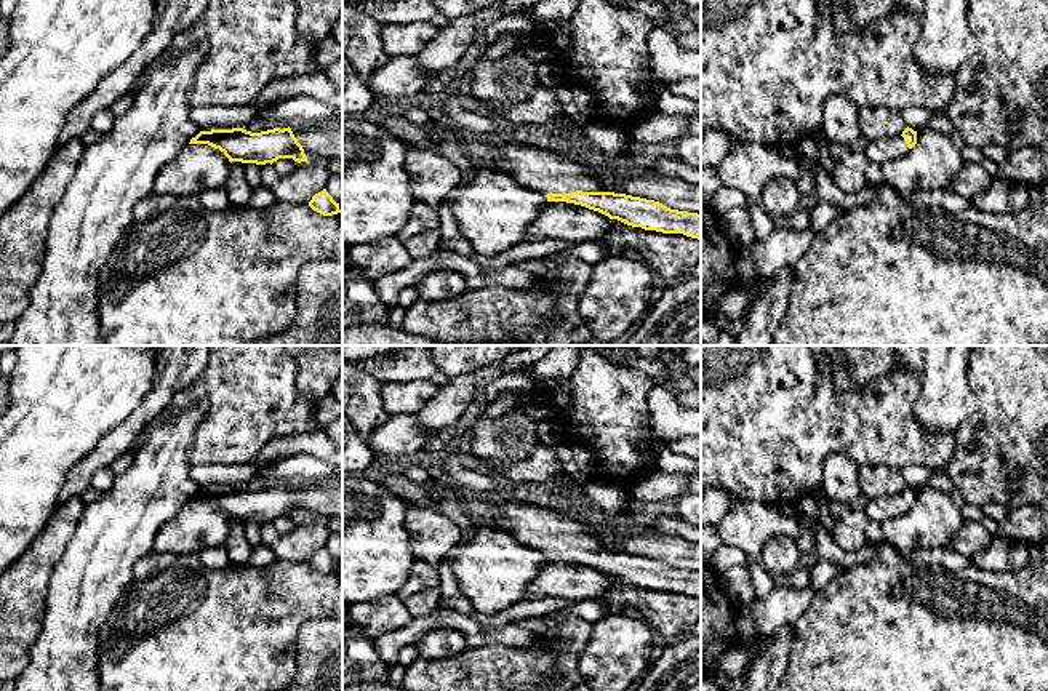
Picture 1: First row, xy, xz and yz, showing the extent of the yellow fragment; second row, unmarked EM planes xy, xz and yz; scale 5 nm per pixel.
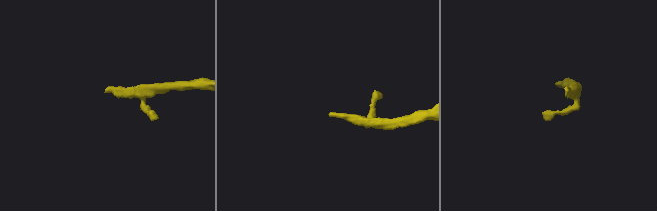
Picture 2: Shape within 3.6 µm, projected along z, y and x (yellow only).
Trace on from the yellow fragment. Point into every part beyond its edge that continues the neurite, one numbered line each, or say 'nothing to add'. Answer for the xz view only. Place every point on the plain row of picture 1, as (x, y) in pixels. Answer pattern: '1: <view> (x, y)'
1: xz (546, 530)

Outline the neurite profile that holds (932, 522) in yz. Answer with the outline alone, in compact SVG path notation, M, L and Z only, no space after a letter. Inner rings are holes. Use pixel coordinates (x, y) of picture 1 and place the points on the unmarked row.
M930 485L917 489L917 502L906 513L882 523L883 542L898 552L949 547L963 525L962 510L950 493Z

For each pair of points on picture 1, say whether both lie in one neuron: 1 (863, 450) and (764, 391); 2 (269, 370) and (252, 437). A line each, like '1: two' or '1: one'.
1: one
2: one

